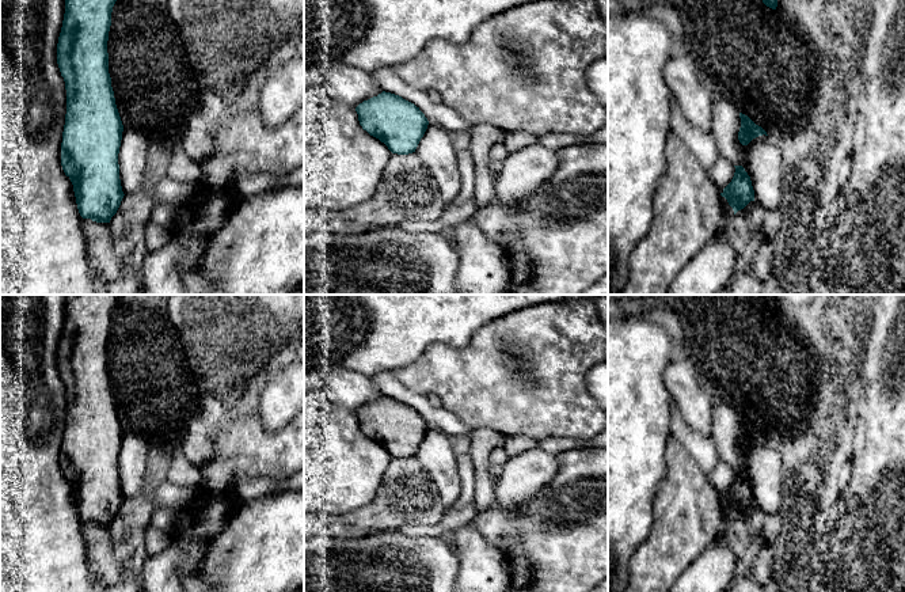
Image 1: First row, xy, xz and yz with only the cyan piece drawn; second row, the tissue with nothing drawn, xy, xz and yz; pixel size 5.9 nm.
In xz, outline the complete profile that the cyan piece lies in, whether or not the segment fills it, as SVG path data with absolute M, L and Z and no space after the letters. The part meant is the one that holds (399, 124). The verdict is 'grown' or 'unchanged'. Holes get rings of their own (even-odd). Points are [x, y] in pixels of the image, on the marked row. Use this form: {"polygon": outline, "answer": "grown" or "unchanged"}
{"polygon": "M385 91L360 103L355 111L362 129L398 155L415 152L429 125L419 107Z", "answer": "unchanged"}

